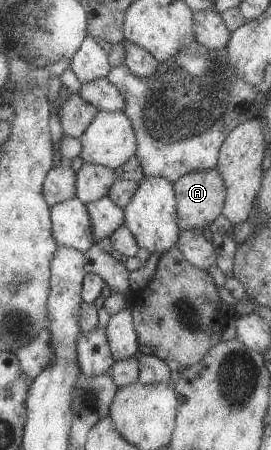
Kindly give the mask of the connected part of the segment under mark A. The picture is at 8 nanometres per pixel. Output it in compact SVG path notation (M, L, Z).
M216 167L184 174L172 185L180 230L206 229L221 214L225 187Z

